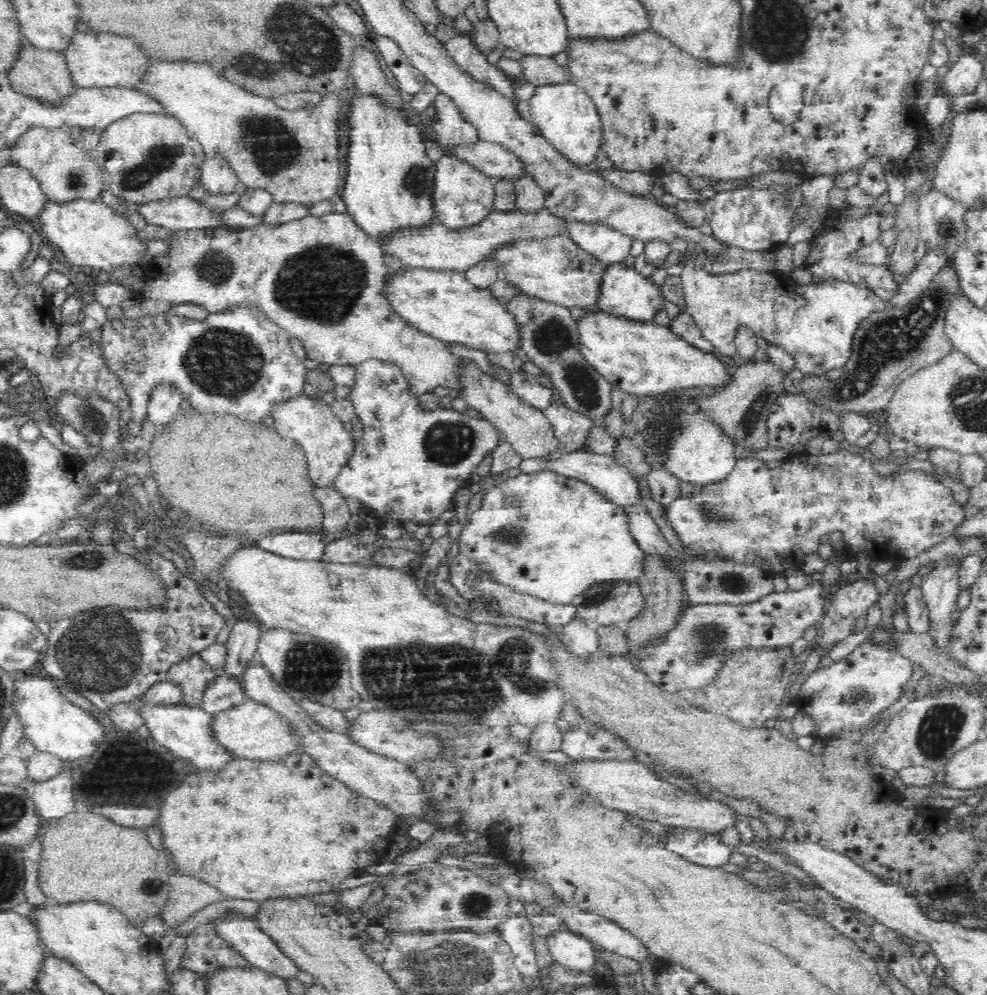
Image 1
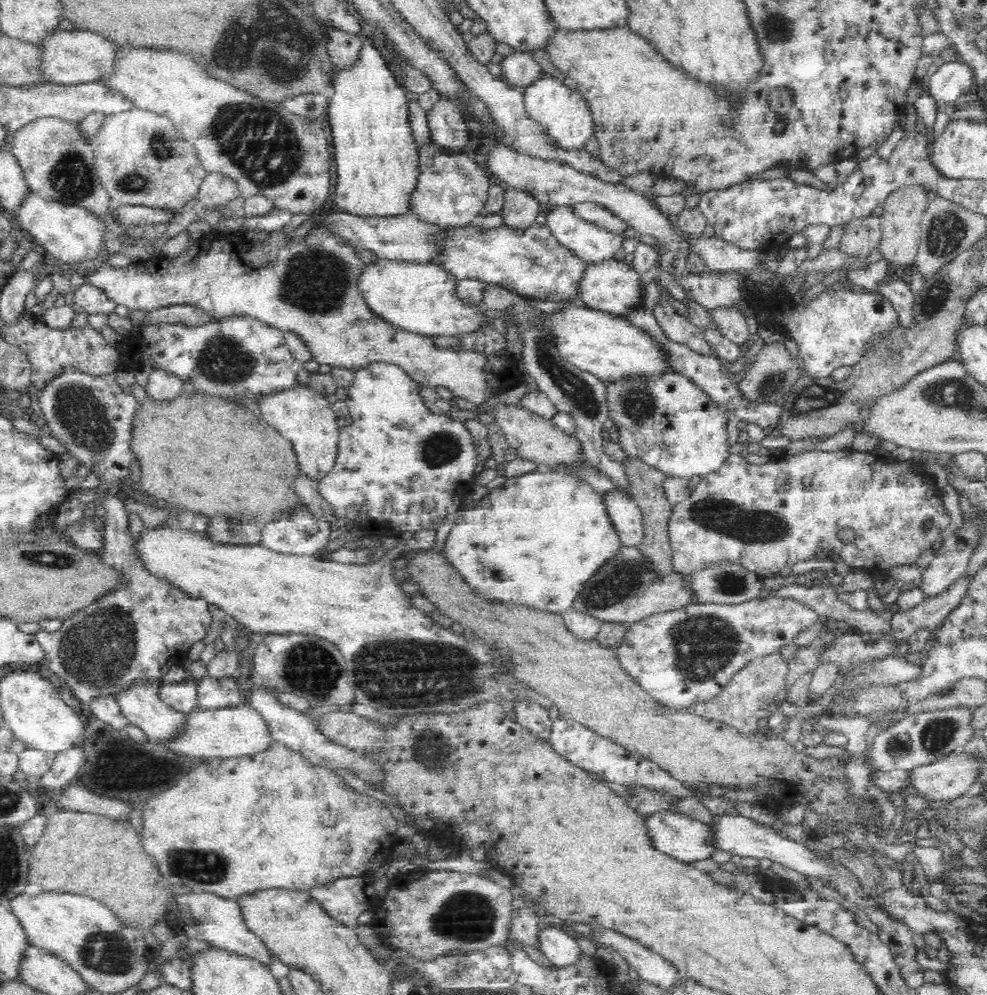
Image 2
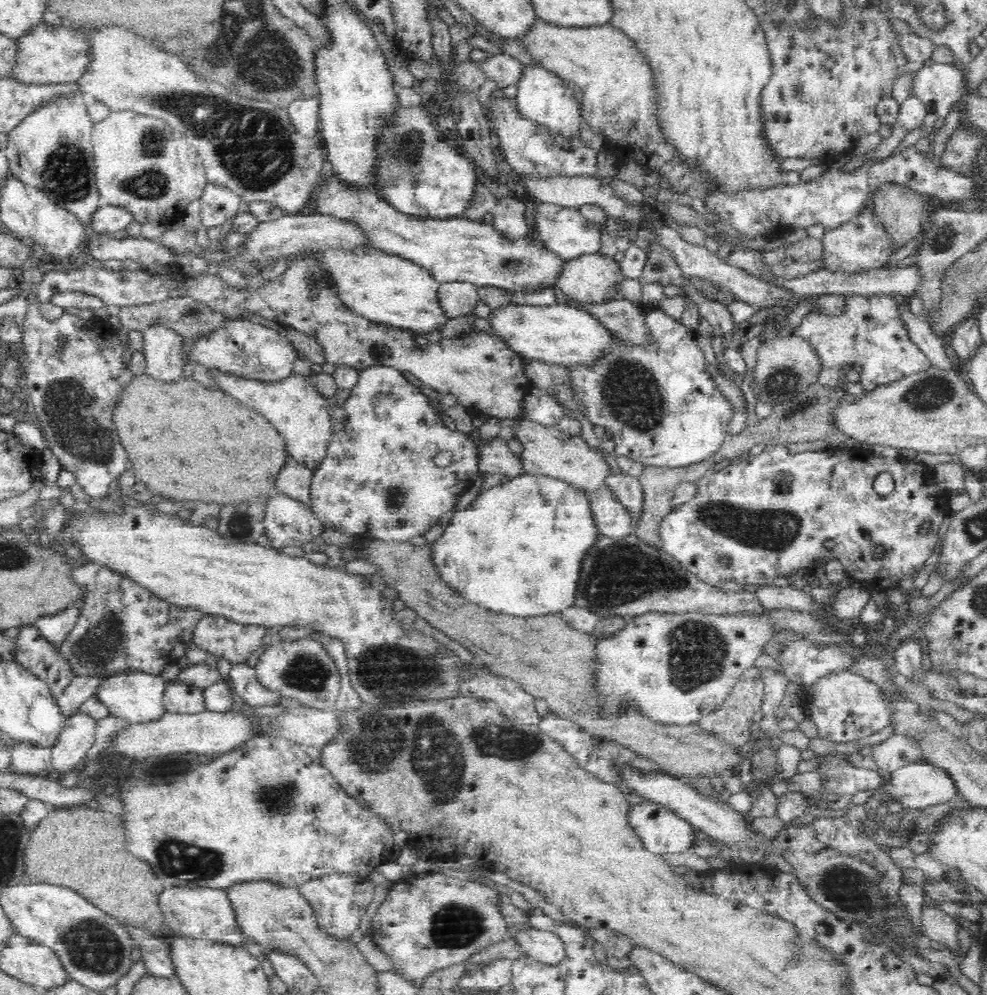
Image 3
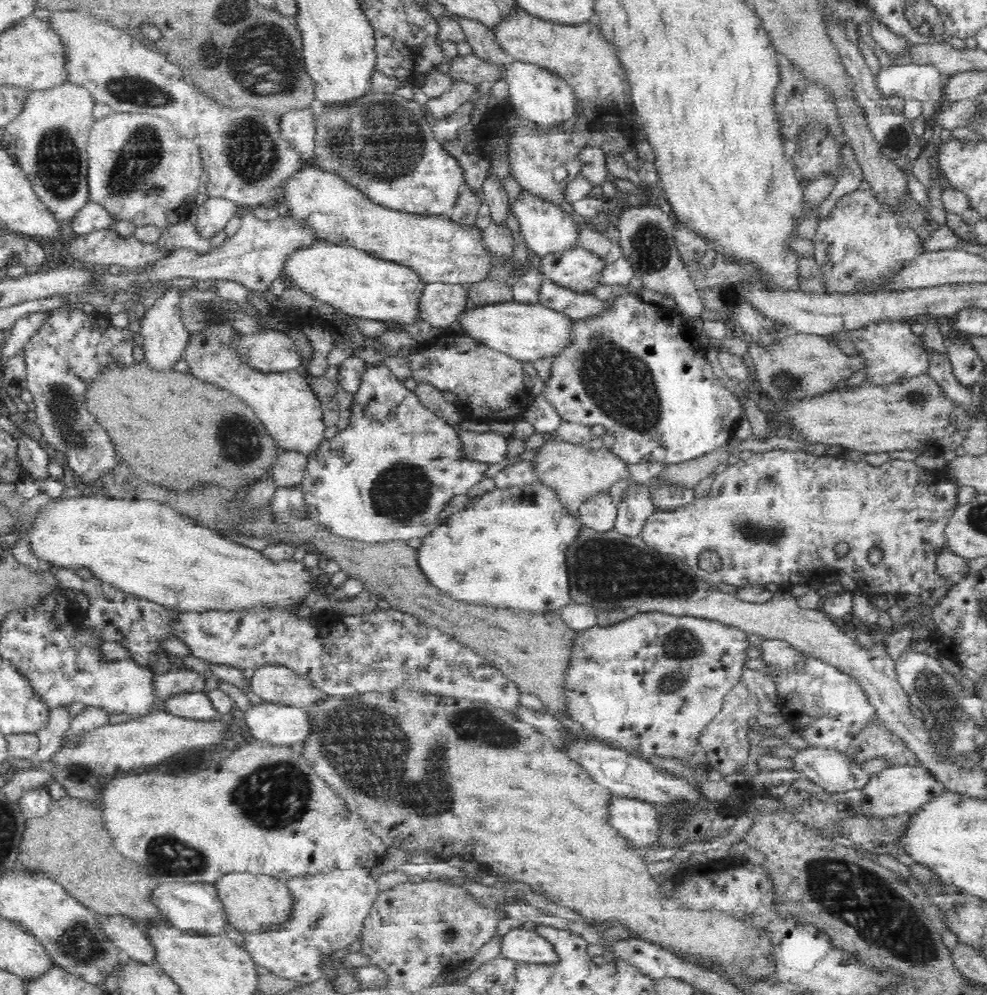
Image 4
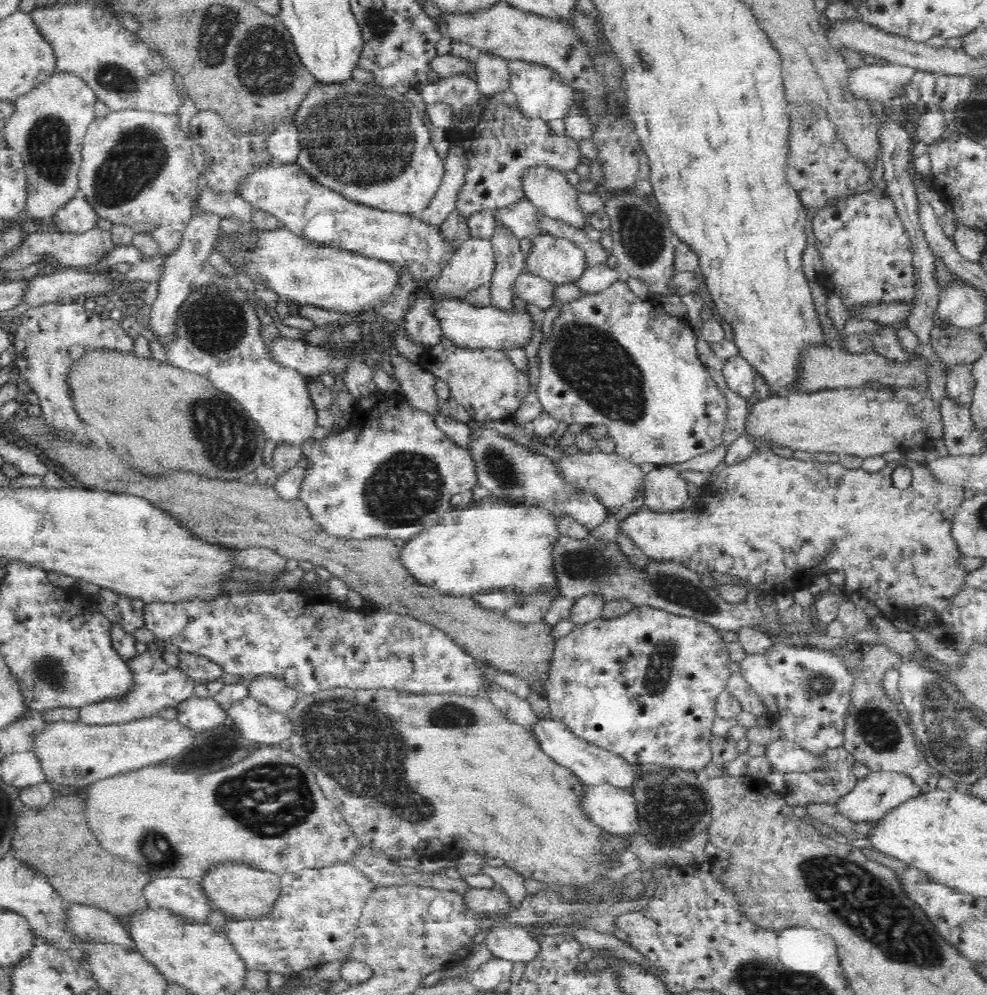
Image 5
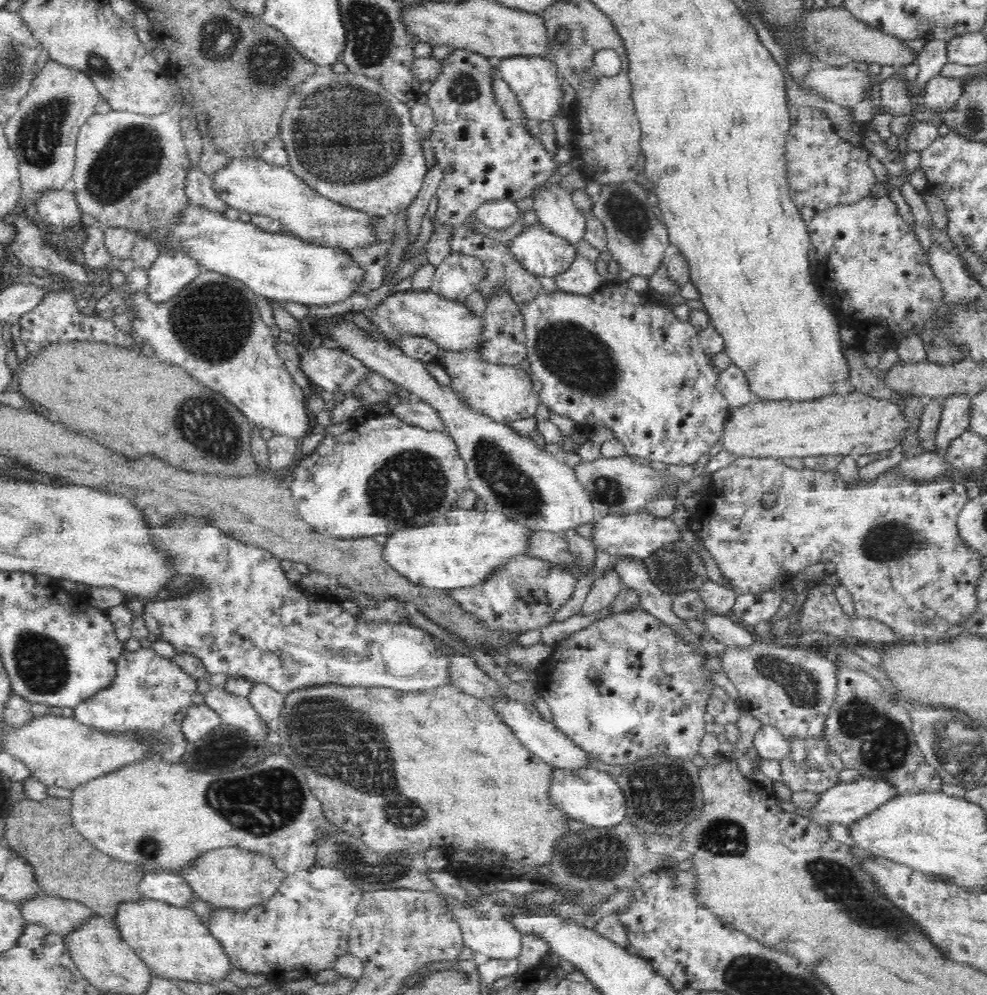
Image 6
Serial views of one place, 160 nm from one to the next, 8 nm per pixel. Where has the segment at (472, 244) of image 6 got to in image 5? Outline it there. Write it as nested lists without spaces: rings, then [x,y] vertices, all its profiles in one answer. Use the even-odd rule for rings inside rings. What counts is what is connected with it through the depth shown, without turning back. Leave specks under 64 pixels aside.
[[[522,272],[515,280],[513,291],[517,298],[533,304],[543,310],[548,310],[554,306],[554,296],[556,296],[556,286],[554,283],[536,276],[530,272]]]

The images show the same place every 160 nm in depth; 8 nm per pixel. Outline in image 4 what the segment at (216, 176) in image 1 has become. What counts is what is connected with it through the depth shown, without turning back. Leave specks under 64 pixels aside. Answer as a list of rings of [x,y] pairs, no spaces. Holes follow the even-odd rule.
[[[209,196],[197,210],[196,231],[211,239],[217,232],[225,230],[227,222],[238,214],[239,205],[230,199]]]

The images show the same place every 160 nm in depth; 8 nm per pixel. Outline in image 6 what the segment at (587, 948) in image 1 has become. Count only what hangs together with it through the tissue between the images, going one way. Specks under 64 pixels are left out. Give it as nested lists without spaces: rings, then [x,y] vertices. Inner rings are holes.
[[[450,901],[452,915],[463,926],[464,946],[489,958],[510,960],[522,950],[522,936],[508,918],[488,919],[482,912]]]

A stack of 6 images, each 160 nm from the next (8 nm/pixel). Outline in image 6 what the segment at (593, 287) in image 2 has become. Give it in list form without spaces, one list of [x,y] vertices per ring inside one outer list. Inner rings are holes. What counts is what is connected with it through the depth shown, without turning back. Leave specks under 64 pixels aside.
[[[539,222],[525,226],[509,248],[524,269],[544,278],[566,273],[578,256],[577,247],[568,239],[552,233]]]

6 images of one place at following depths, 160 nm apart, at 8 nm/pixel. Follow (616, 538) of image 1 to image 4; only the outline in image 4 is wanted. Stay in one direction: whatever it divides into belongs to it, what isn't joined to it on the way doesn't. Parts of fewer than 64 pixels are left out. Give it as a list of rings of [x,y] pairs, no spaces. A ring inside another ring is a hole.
[[[534,481],[533,483],[526,483],[522,486],[509,486],[503,489],[502,487],[495,488],[480,496],[480,498],[470,499],[470,504],[472,506],[468,506],[466,510],[460,511],[460,514],[452,514],[444,522],[439,522],[437,528],[422,539],[422,543],[418,548],[418,563],[420,563],[422,571],[428,575],[430,582],[455,599],[480,606],[492,606],[493,608],[504,610],[519,610],[519,612],[531,612],[532,614],[560,611],[564,606],[568,606],[572,600],[570,596],[570,575],[568,575],[568,559],[566,559],[566,554],[568,549],[578,540],[578,536],[580,536],[584,525],[581,522],[580,516],[577,517],[574,513],[570,513],[566,509],[566,506],[560,503],[556,489],[544,485],[541,481]]]

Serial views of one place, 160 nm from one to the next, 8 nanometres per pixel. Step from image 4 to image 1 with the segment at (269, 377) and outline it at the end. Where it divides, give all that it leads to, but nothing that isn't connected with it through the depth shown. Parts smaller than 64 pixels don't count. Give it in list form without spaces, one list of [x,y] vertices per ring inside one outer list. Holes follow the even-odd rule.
[[[303,395],[293,397],[288,403],[281,404],[275,411],[276,430],[280,436],[296,442],[308,458],[308,474],[316,487],[334,489],[334,482],[342,468],[355,456],[355,437],[344,429],[344,424],[337,419],[331,406],[321,398],[312,399]]]

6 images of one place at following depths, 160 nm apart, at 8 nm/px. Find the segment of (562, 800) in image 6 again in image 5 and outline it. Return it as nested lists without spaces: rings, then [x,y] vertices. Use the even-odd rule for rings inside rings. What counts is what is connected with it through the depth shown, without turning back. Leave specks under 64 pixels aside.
[[[602,784],[584,790],[584,811],[606,832],[624,836],[640,833],[638,801],[634,793]]]

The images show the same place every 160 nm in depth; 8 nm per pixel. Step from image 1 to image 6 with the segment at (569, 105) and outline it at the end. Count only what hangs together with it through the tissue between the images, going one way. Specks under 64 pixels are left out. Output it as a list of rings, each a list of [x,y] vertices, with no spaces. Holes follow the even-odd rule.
[[[532,56],[504,58],[500,60],[499,67],[504,75],[503,79],[508,82],[510,89],[516,92],[518,102],[527,119],[551,121],[554,116],[558,116],[562,112],[564,78],[558,71],[554,60]]]

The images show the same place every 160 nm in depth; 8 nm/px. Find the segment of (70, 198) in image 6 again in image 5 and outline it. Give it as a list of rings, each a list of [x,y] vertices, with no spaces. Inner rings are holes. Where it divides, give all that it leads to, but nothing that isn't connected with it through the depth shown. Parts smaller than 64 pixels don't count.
[[[79,193],[68,202],[67,206],[58,210],[51,225],[62,232],[82,233],[96,228],[98,220],[100,215],[96,209]]]

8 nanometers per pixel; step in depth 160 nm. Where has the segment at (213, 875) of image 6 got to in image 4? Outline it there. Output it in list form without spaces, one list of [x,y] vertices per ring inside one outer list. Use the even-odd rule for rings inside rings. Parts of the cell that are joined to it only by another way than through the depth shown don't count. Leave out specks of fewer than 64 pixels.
[[[233,873],[213,885],[219,892],[219,899],[226,919],[243,935],[260,935],[288,923],[294,914],[295,899],[286,882],[266,875]]]

